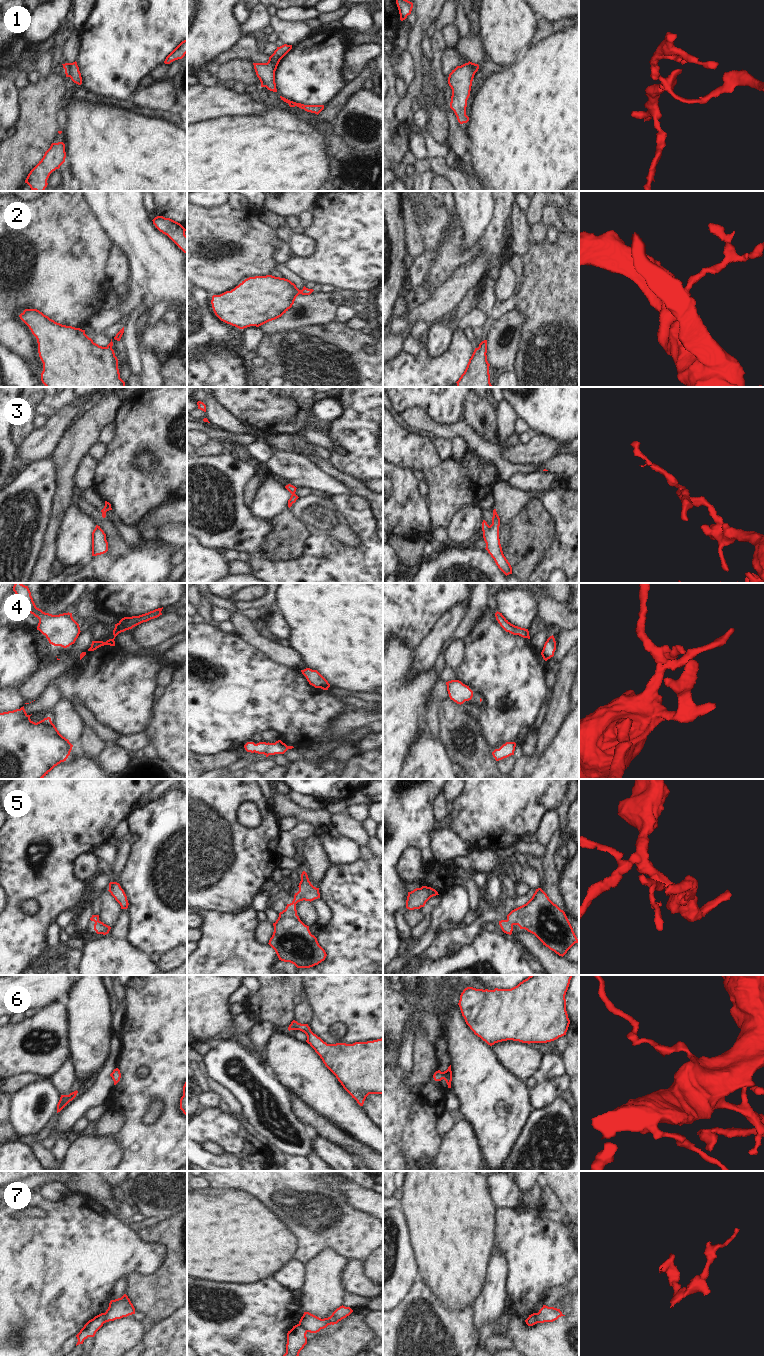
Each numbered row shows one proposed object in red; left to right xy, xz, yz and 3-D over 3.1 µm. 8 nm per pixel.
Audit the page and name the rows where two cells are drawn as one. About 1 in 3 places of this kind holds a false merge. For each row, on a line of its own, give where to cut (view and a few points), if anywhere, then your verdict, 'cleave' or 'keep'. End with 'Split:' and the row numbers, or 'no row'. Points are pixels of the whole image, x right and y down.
1: no cut | keep
2: no cut | keep
3: no cut | keep
4: no cut | keep
5: no cut | keep
6: no cut | keep
7: xy (103, 1313), (104, 1322) | cleave
Split: 7

